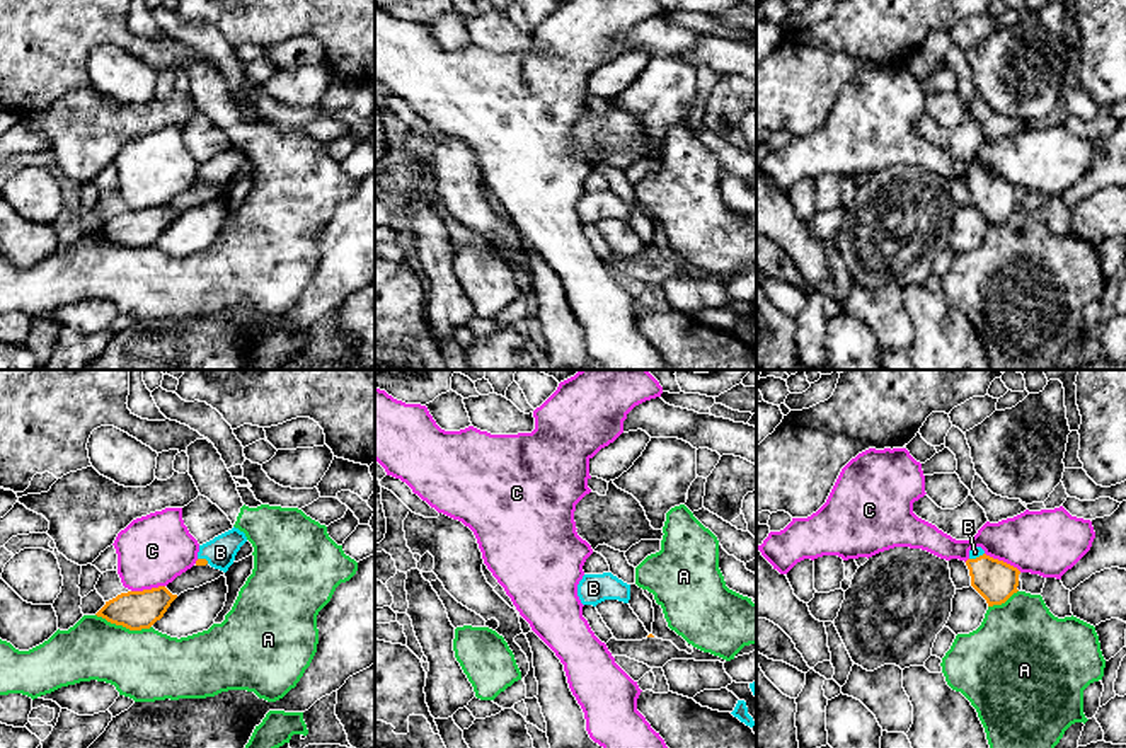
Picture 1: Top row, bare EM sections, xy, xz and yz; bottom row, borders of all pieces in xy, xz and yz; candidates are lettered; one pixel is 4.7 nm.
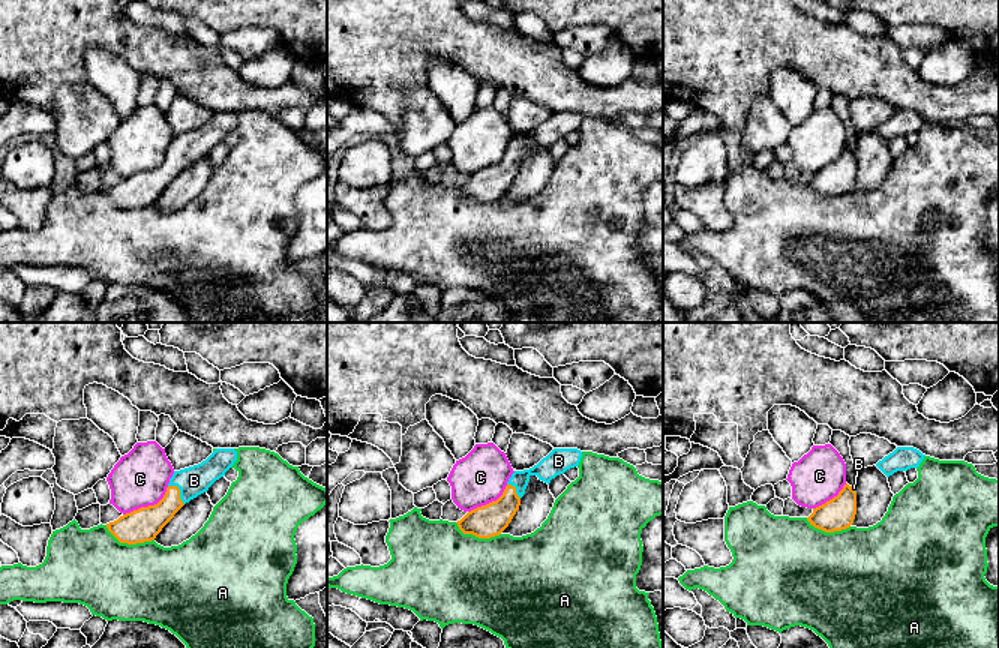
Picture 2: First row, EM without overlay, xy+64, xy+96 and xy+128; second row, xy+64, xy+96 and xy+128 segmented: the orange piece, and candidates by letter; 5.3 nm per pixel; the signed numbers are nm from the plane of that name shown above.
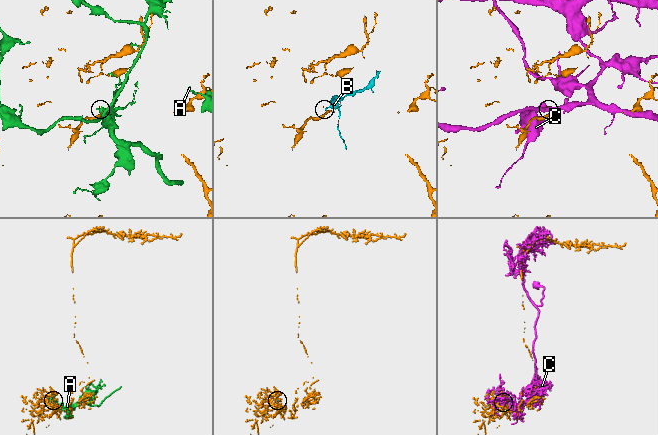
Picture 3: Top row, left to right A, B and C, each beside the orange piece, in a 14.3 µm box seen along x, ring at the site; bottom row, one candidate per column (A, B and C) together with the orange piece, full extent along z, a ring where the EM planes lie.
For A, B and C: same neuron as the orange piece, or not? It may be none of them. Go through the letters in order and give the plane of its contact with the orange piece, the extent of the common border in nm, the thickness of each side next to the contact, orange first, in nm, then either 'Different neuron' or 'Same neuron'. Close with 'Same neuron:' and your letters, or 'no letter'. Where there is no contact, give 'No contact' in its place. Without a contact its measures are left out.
A: Touches orange in xy. Shared border 280 nm. Thickness 190 nm (orange) against 340 nm. Different neuron
B: Touches orange in yz. Shared border 80 nm. Thickness 190 nm (orange) against 50 nm. Same neuron
C: Touches orange in yz. Shared border 200 nm. Thickness 190 nm (orange) against 320 nm. Different neuron
Same neuron: B

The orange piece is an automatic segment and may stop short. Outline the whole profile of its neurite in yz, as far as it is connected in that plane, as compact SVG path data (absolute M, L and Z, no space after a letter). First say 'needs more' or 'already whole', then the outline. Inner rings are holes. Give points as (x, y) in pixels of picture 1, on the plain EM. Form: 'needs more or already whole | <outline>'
needs more | M981 165L969 169L966 179L971 204L986 218L988 225L1005 222L1017 211L1020 189L985 172Z

